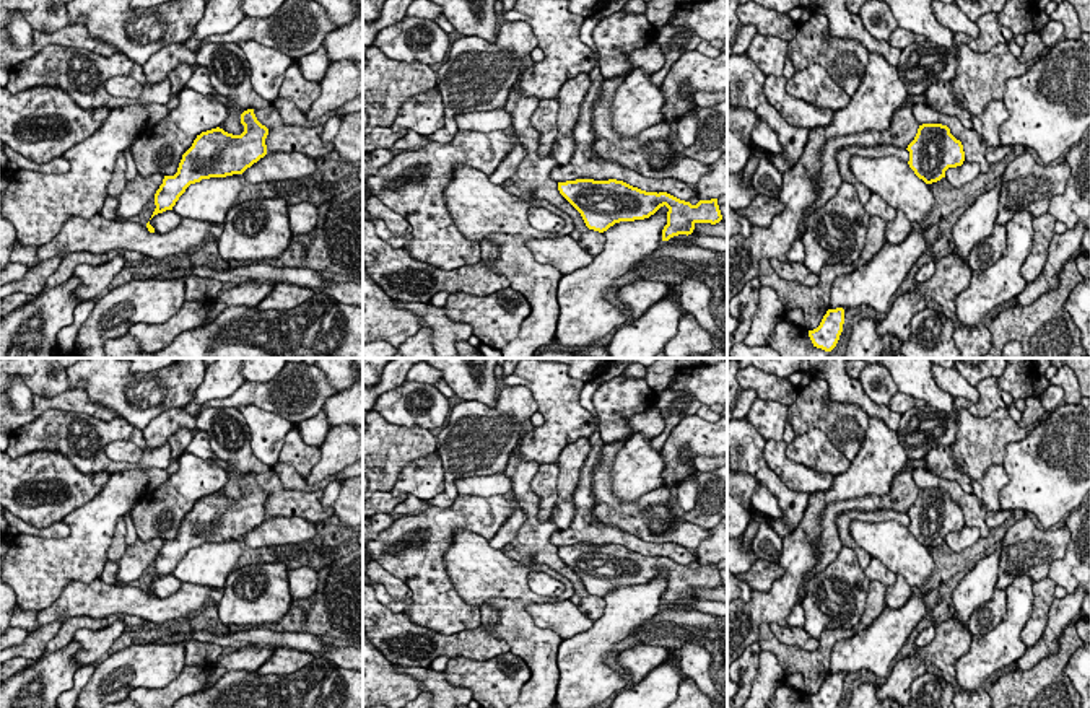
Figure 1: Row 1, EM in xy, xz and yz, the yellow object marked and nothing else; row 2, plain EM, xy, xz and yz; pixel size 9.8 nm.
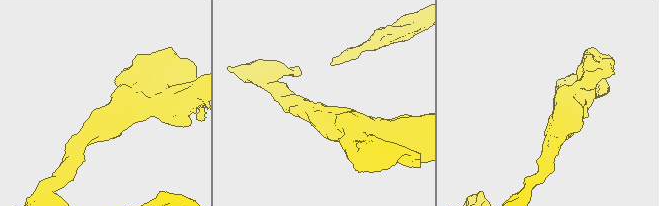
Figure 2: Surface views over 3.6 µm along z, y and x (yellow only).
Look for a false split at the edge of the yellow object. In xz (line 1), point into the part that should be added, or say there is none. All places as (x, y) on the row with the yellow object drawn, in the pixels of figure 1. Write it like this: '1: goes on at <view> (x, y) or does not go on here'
1: does not go on here

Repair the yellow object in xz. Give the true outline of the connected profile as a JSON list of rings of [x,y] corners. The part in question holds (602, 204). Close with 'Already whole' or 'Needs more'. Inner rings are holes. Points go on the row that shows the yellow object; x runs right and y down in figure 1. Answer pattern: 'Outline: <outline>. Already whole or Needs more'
Outline: [[[576,179],[558,182],[560,194],[581,213],[589,229],[604,233],[620,221],[644,220],[667,207],[667,225],[662,241],[691,234],[696,223],[716,225],[722,220],[717,199],[696,205],[667,192],[646,192],[623,181]]]. Already whole

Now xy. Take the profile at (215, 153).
Outline: [[[254,109],[241,114],[241,124],[244,125],[241,135],[228,133],[220,127],[197,135],[192,146],[182,155],[177,173],[164,176],[156,190],[156,208],[151,218],[172,210],[190,184],[210,177],[242,174],[267,155],[268,129],[257,120]]]. Already whole

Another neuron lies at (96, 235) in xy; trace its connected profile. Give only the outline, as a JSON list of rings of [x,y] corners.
[[[101,213],[91,218],[72,216],[50,243],[37,247],[37,259],[42,262],[81,251],[102,256],[111,249],[127,249],[156,260],[202,244],[213,226],[216,223],[182,218],[169,233],[150,233],[146,225],[107,220]]]

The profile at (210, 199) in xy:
[[[241,176],[210,177],[190,184],[172,210],[181,218],[225,223],[229,208],[242,190]]]

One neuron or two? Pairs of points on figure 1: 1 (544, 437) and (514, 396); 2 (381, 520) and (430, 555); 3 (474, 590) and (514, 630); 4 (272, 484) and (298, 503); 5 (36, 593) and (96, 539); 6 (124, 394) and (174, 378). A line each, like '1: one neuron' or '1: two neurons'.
1: two neurons
2: two neurons
3: one neuron
4: one neuron
5: one neuron
6: one neuron

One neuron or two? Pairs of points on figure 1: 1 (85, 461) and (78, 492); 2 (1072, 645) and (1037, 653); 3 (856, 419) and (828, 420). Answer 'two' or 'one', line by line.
1: two
2: two
3: one

